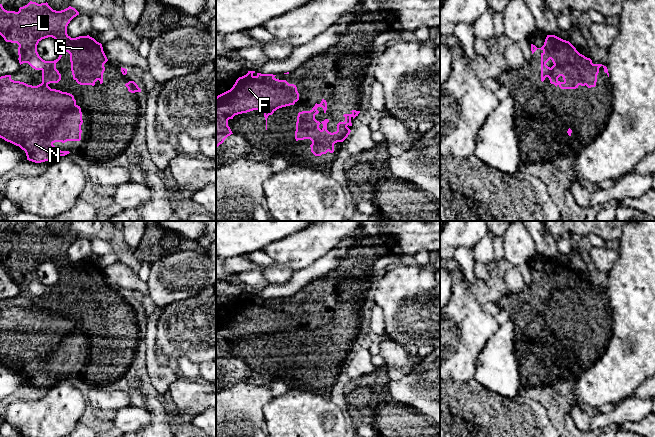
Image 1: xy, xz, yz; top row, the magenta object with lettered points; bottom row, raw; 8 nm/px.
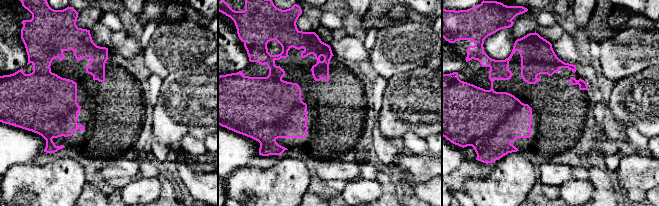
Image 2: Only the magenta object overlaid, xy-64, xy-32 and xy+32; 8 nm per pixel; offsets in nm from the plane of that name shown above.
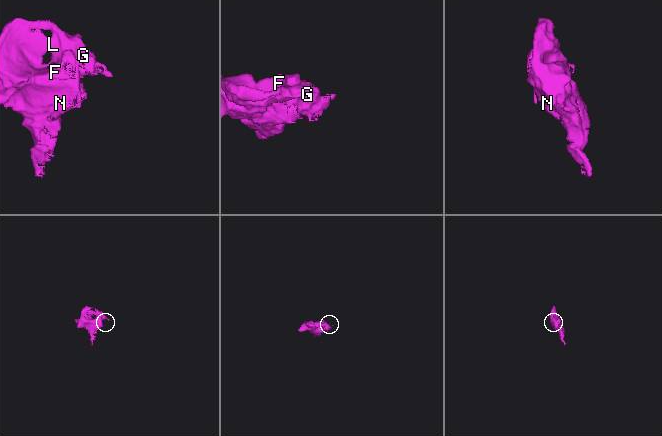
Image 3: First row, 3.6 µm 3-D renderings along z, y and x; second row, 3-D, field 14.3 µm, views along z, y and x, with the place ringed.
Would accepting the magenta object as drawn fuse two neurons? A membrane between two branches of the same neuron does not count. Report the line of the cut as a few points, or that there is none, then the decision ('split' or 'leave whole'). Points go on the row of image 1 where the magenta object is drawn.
no cut; leave whole

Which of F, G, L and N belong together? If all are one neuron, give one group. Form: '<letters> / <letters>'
F G L N

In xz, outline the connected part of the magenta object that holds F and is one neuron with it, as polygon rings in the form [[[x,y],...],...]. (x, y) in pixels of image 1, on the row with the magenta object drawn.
[[[248,71],[246,75],[239,77],[236,80],[235,84],[230,90],[216,97],[216,149],[228,136],[233,134],[228,126],[228,120],[233,119],[235,115],[247,113],[253,110],[264,110],[267,130],[267,118],[269,115],[272,115],[279,108],[294,105],[299,100],[299,93],[296,85],[289,84],[286,80],[276,79],[276,75],[273,74],[257,73],[257,75],[254,76],[254,73],[255,71]]]

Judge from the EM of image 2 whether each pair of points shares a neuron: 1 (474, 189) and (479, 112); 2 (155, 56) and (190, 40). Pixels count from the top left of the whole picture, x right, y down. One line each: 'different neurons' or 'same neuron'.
1: different neurons
2: same neuron

